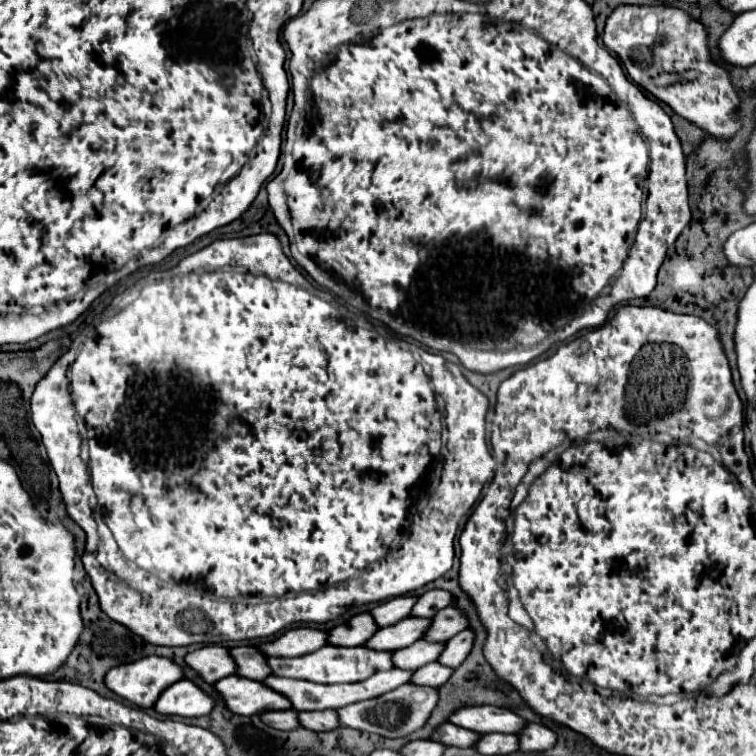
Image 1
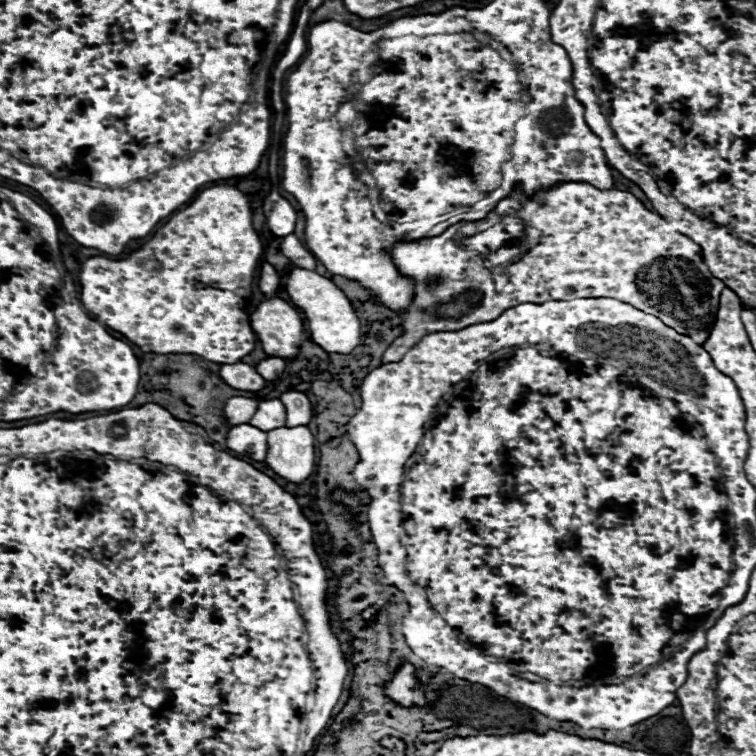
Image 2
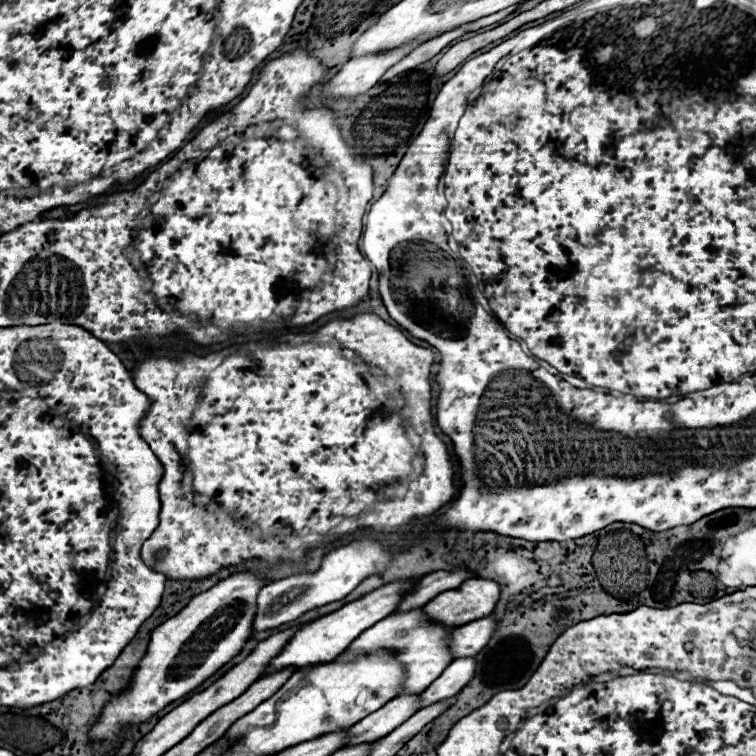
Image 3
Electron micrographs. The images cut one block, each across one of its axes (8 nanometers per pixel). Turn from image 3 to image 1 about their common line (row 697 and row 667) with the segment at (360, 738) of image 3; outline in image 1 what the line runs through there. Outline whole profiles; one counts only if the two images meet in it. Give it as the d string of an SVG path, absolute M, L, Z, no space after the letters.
M418 640L416 644L408 648L396 650L396 668L412 668L418 670L420 666L428 662L436 662L440 658L440 652L444 652L444 642L428 642Z

